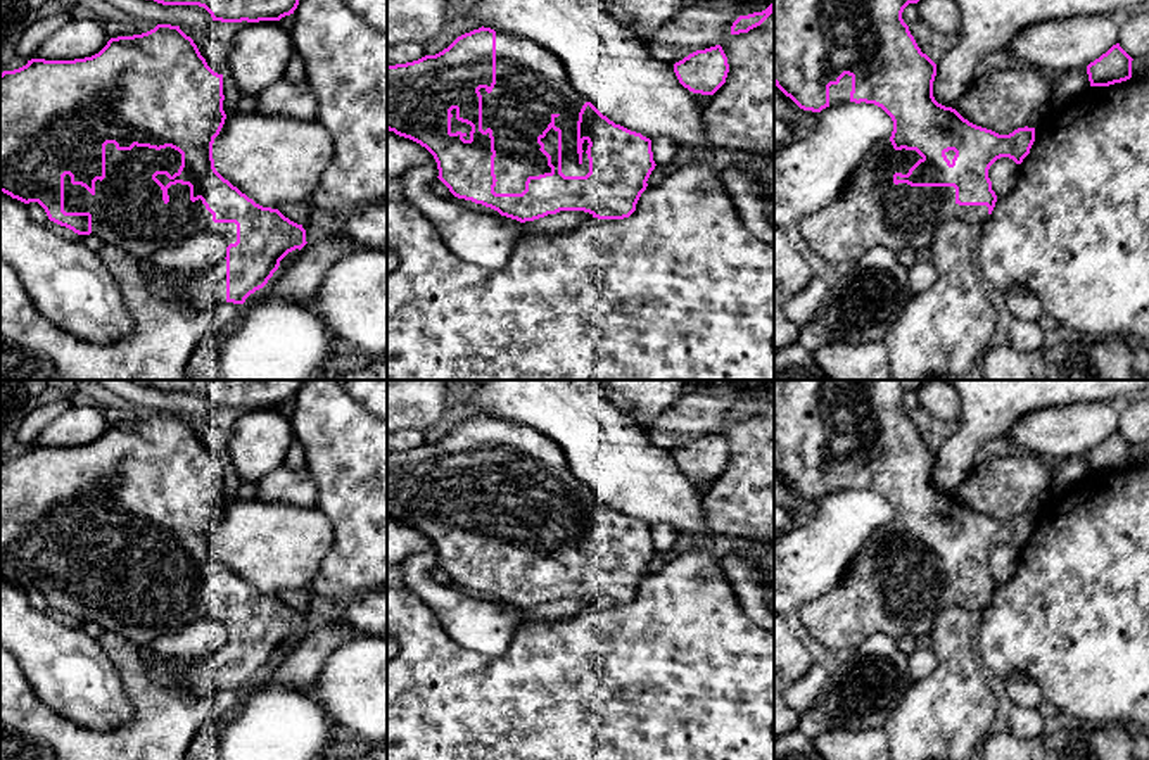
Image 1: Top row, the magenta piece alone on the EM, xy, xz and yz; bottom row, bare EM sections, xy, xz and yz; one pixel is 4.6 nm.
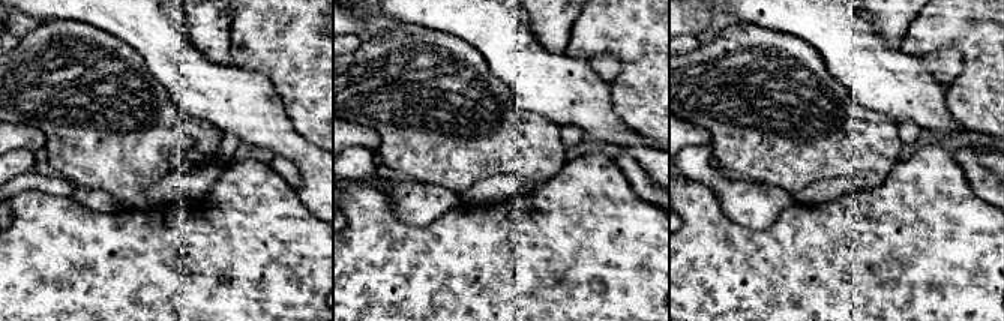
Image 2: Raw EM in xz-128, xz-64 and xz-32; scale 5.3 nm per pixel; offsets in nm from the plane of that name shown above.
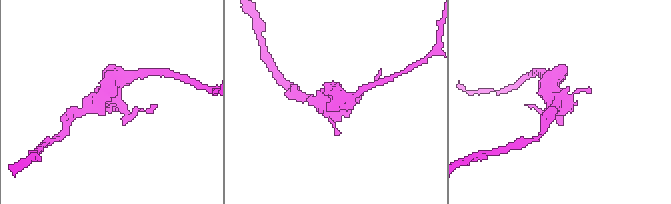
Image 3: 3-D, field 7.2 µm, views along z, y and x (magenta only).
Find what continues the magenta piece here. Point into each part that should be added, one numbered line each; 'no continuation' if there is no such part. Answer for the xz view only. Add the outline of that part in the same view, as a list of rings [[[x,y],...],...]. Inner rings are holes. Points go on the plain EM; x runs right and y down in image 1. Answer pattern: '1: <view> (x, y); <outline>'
1: xz (531, 470); [[[496,418],[496,472],[491,480],[482,482],[482,516],[492,516],[494,523],[494,561],[496,580],[522,580],[529,563],[551,560],[548,544],[539,537],[537,523],[553,508],[562,516],[562,560],[565,563],[586,563],[589,560],[587,527],[582,541],[577,541],[577,508],[582,492],[587,489],[567,465],[560,446],[536,428]]]

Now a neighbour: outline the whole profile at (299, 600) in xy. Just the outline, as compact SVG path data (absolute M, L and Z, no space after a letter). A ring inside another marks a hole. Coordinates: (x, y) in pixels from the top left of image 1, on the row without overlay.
M285 587L282 589L278 598L290 608L304 611L311 603L313 591L311 587L301 587L301 589Z

